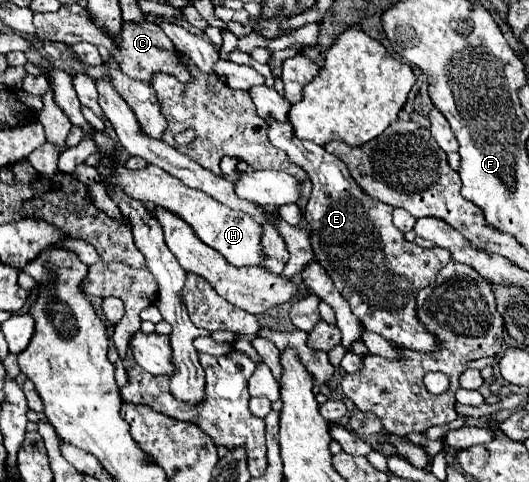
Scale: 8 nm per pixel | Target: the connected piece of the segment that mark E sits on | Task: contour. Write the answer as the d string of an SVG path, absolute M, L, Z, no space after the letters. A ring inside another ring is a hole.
M268 118L268 138L276 148L288 154L290 162L302 166L310 176L314 188L304 218L310 224L316 260L326 268L338 292L348 300L362 328L384 336L402 350L420 354L438 350L438 338L418 322L416 292L434 282L436 274L450 262L450 252L438 246L420 248L408 242L392 224L392 208L364 194L342 160L314 142L296 138L288 122Z

